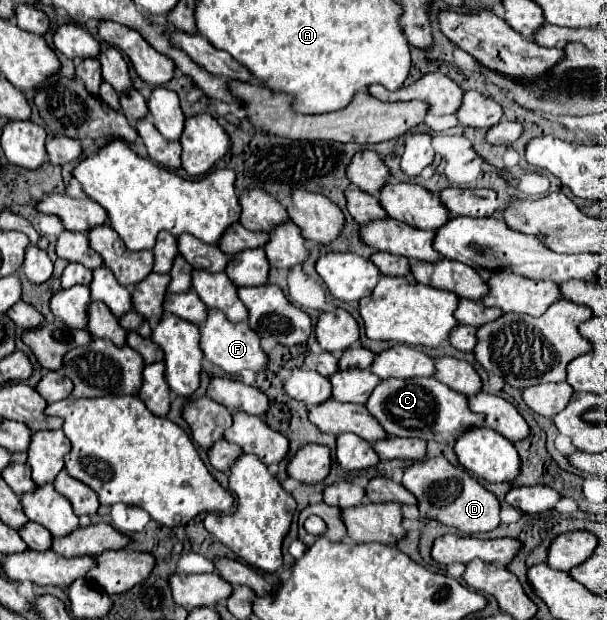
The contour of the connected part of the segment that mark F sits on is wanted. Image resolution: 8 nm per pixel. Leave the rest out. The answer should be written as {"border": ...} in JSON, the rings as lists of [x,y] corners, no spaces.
{"border":[[[212,308],[212,310],[208,310],[208,318],[200,326],[200,332],[202,332],[200,348],[206,356],[206,360],[220,366],[226,374],[238,376],[242,370],[252,370],[252,372],[258,374],[258,372],[264,372],[268,368],[270,358],[260,346],[260,336],[256,336],[254,330],[246,322],[236,322],[234,324],[222,312]]]}

